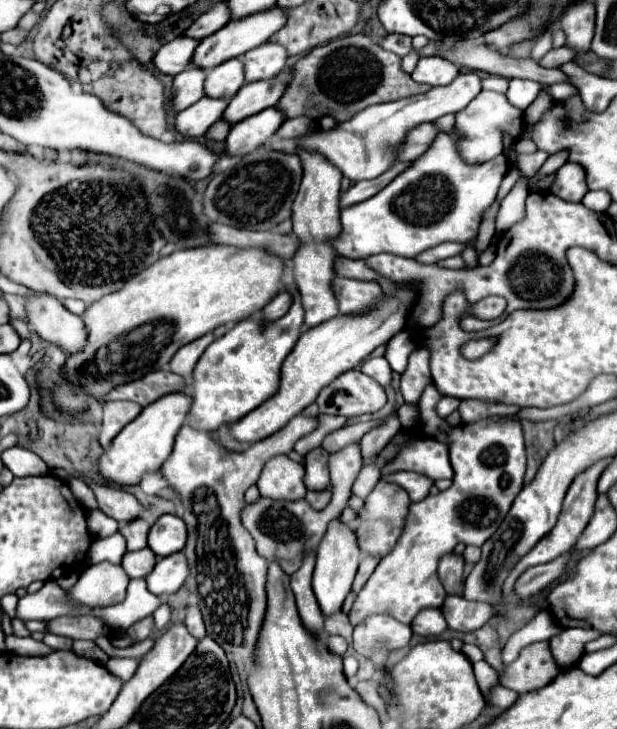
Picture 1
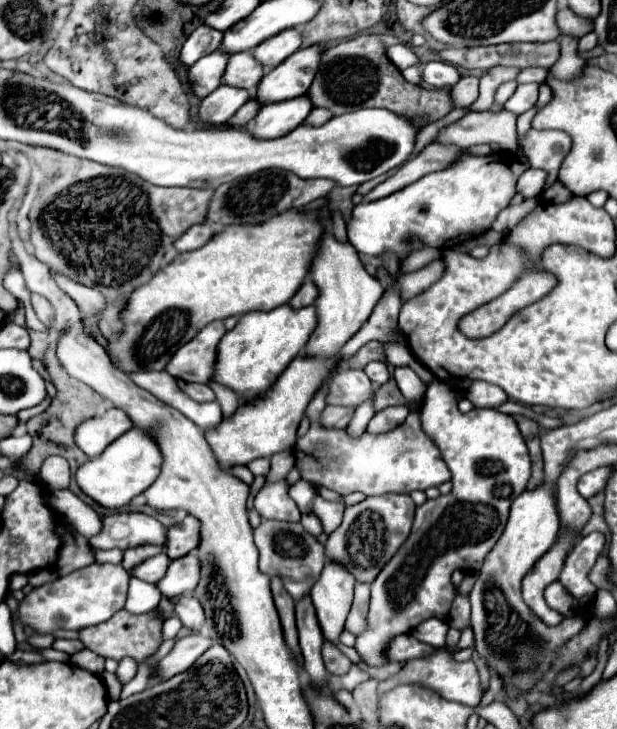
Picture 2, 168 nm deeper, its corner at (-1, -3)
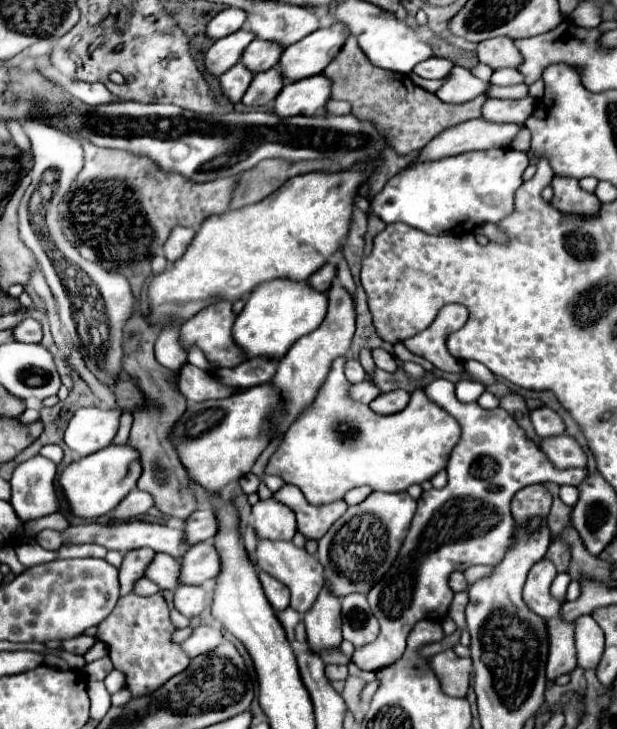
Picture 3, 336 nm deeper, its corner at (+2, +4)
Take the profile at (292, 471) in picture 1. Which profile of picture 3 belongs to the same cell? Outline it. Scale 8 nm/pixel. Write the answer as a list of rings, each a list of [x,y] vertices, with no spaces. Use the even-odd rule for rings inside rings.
[[[273,499],[259,501],[253,507],[253,529],[257,539],[291,541],[297,531],[295,515],[291,509],[287,509],[287,505]]]

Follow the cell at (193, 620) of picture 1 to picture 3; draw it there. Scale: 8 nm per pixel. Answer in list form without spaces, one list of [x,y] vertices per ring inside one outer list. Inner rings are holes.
[[[179,585],[175,589],[175,609],[185,617],[197,617],[205,609],[205,589],[193,585]]]

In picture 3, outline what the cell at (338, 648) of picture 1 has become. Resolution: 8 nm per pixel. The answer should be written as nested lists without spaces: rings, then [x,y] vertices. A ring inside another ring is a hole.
[[[327,665],[325,667],[325,677],[329,681],[343,681],[343,679],[347,679],[347,665]]]

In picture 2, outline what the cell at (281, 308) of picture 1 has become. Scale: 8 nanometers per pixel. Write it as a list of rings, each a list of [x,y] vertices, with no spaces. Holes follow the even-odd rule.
[[[304,280],[304,284],[300,286],[300,290],[294,294],[294,298],[288,302],[290,308],[304,308],[310,306],[314,302],[314,298],[318,296],[318,290],[314,288],[314,284],[310,280]]]

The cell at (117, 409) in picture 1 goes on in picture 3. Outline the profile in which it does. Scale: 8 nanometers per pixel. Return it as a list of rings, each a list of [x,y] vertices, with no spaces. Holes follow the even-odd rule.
[[[97,407],[79,409],[65,429],[65,445],[79,457],[101,451],[113,441],[115,429],[119,429],[119,417],[119,411],[103,411]]]

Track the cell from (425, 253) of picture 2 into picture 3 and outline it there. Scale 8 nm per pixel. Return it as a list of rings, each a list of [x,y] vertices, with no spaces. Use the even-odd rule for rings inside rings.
[[[345,357],[335,359],[327,381],[319,389],[315,403],[299,417],[299,421],[295,421],[290,426],[279,449],[271,455],[265,467],[265,475],[277,475],[283,481],[287,477],[289,485],[299,487],[311,505],[327,505],[327,503],[339,501],[349,489],[361,487],[361,485],[369,485],[373,491],[389,491],[389,493],[407,491],[407,487],[415,483],[419,485],[431,479],[441,469],[445,469],[447,457],[461,437],[459,423],[445,409],[441,409],[437,403],[427,399],[423,389],[413,391],[409,405],[403,411],[393,415],[379,415],[369,405],[353,401],[349,397],[351,383],[343,375],[345,361],[347,361]],[[305,447],[307,447],[307,457],[303,455]],[[303,465],[307,467],[305,475],[301,471]],[[287,469],[295,469],[295,471],[289,473]]]

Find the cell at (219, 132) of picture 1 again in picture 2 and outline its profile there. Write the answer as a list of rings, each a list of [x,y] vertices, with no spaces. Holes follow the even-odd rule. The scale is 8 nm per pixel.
[[[248,100],[248,102],[228,120],[228,126],[236,126],[236,128],[246,126],[246,124],[258,114],[258,110],[260,110],[260,104],[258,104],[256,100]]]

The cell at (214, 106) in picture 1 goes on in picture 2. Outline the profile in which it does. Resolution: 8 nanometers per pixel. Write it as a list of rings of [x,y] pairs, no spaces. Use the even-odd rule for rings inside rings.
[[[218,86],[212,94],[208,94],[202,100],[198,108],[198,120],[208,126],[222,126],[248,100],[250,100],[250,92],[242,88]]]

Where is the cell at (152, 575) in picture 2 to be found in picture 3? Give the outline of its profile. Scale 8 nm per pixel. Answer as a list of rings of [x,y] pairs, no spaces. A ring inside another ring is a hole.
[[[157,553],[155,561],[147,567],[147,577],[155,581],[161,589],[175,589],[179,585],[179,571],[179,561],[175,561],[171,555]]]

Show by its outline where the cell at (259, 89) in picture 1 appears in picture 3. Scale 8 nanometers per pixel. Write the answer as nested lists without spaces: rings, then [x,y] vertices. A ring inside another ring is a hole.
[[[343,23],[321,27],[317,33],[311,33],[301,41],[285,47],[279,61],[279,71],[287,81],[319,75],[323,73],[323,67],[327,67],[337,57],[345,39],[347,35]]]

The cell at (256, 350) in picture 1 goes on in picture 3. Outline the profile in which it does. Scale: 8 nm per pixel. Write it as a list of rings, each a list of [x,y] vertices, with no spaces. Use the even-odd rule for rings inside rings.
[[[267,281],[255,287],[233,325],[235,343],[245,349],[247,359],[271,357],[281,359],[289,347],[303,335],[315,331],[327,313],[327,293],[315,291],[307,281]]]

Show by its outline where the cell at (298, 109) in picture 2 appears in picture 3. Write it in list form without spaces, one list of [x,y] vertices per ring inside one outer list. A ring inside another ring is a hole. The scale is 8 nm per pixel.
[[[319,75],[307,77],[303,81],[287,83],[279,97],[275,99],[275,113],[279,117],[291,115],[315,115],[331,99],[331,79]]]

